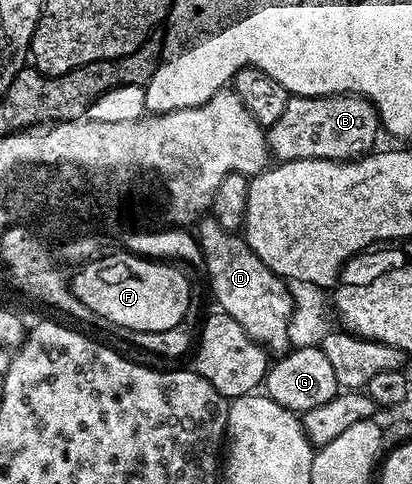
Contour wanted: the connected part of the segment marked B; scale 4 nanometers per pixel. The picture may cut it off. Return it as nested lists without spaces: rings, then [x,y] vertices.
[[[289,95],[282,116],[266,128],[269,153],[280,162],[285,160],[358,160],[377,147],[376,135],[381,135],[381,132],[380,115],[376,107],[365,96],[350,95]]]

